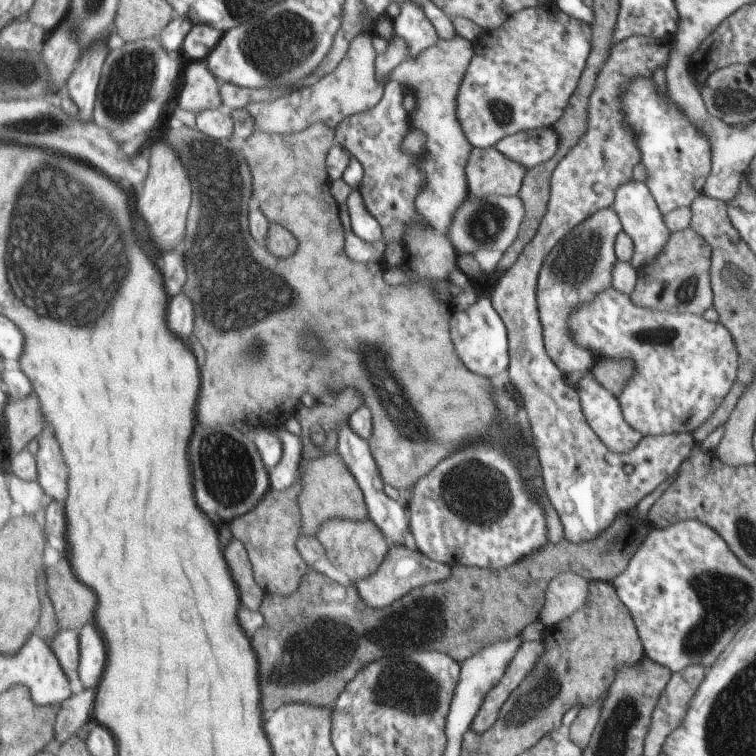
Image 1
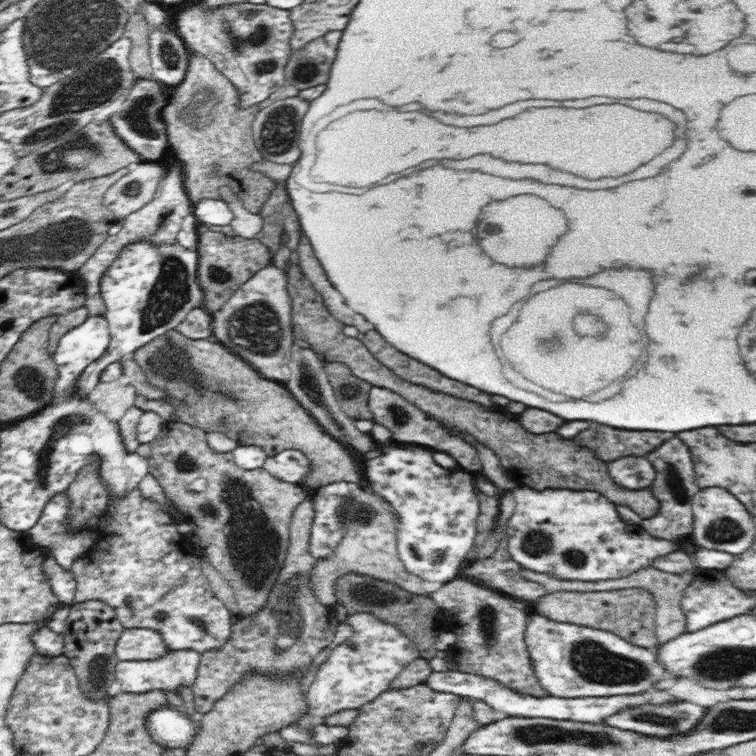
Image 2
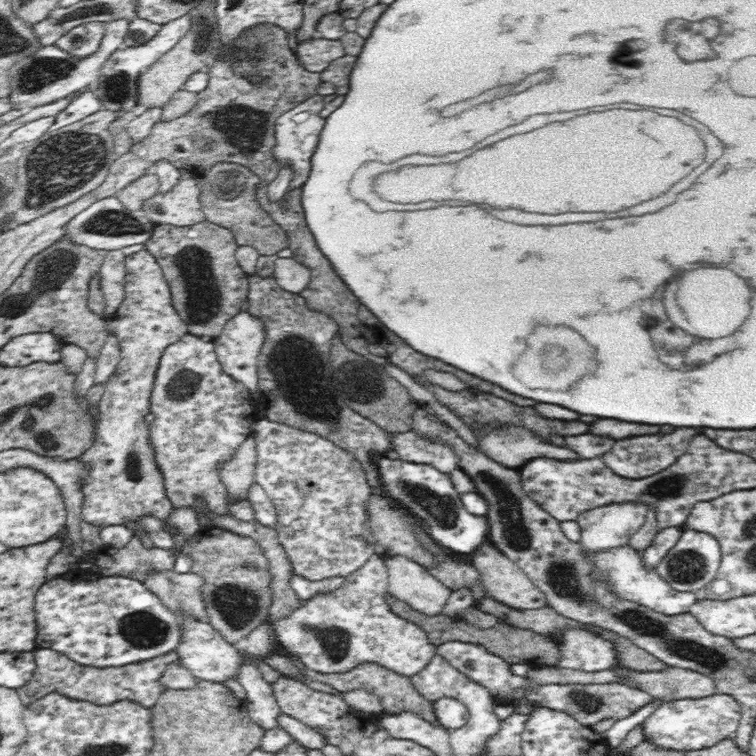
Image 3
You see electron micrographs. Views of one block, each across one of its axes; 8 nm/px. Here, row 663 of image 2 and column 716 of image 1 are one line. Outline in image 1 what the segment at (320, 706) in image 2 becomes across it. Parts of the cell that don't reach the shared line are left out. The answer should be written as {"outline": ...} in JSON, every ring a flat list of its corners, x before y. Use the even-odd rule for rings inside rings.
{"outline":[[611,286,597,292,589,302,579,304,567,318,567,334,575,346,587,350,599,362,631,364,631,376,623,390,615,396,623,414,623,420,639,432,643,438,671,436,671,434,693,434,721,408,723,400,735,384,735,370,739,370,739,356,735,356,729,330,719,324,711,324,697,314,667,314,655,312,631,304,627,294,613,290]]}

